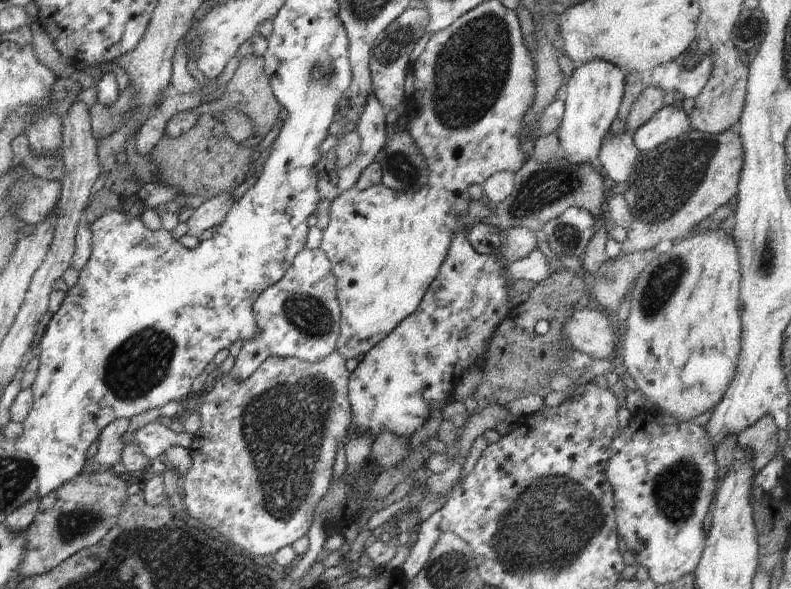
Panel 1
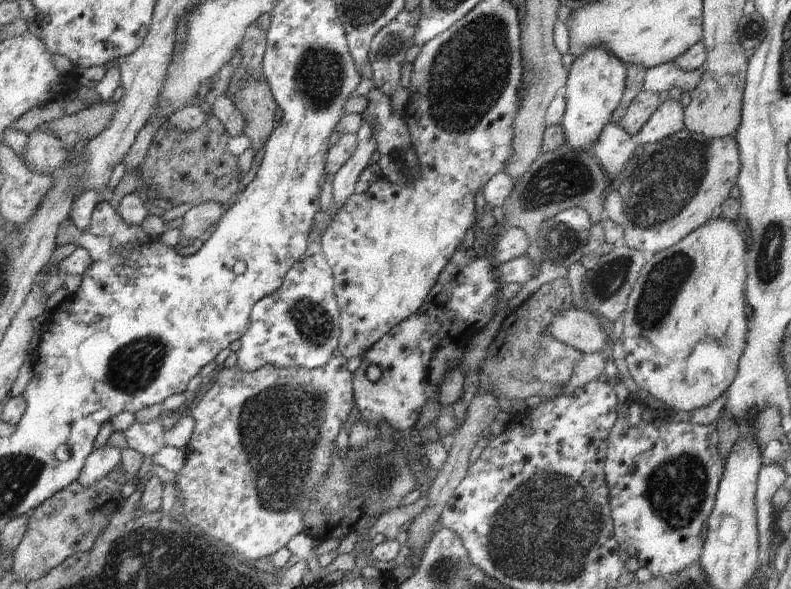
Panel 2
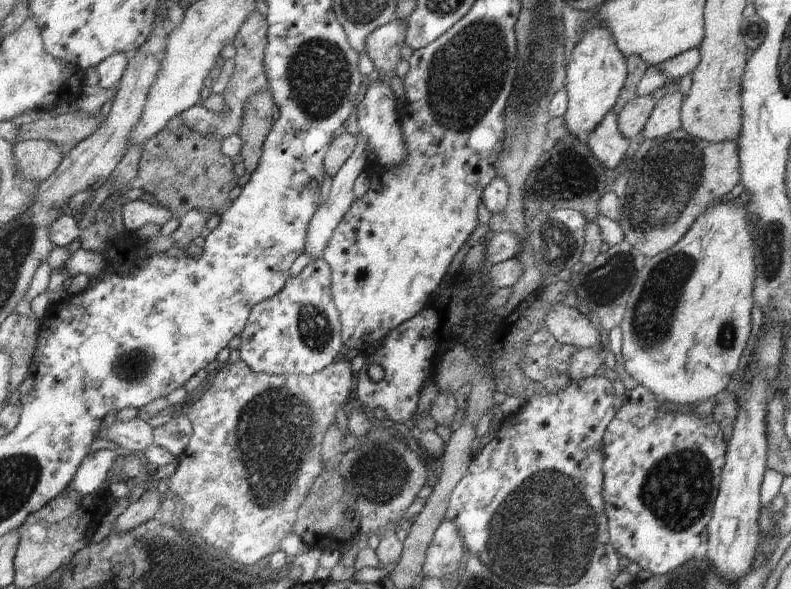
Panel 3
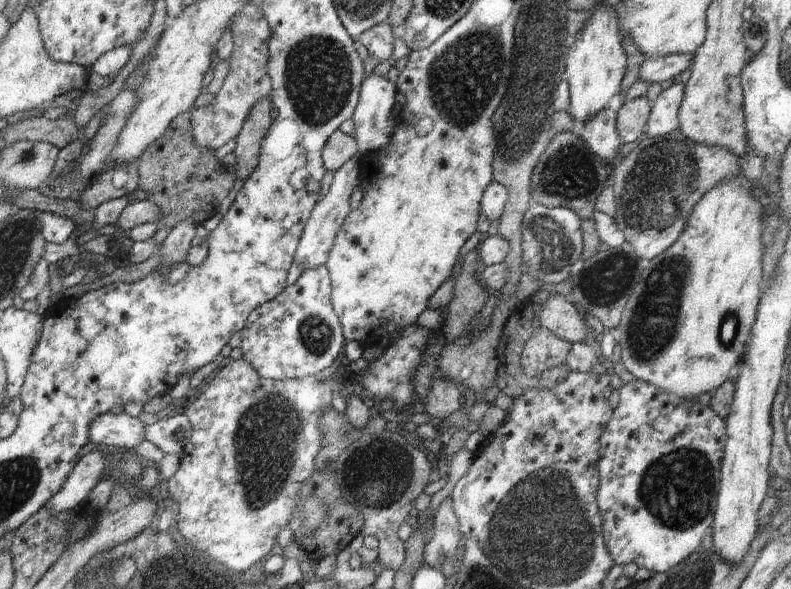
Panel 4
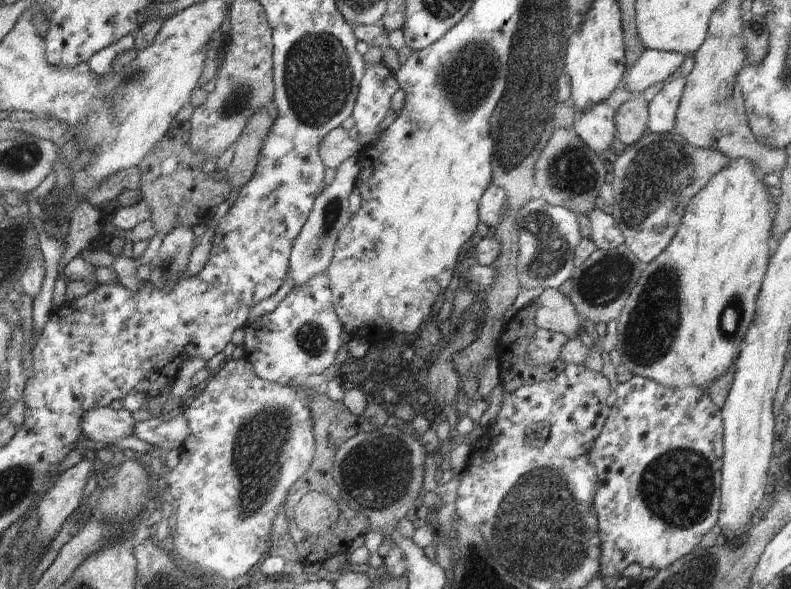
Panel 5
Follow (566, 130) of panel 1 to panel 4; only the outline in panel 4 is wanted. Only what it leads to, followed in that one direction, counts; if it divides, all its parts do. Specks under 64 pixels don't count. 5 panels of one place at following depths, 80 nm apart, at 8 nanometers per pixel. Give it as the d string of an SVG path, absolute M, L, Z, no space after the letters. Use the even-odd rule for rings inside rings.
M598 8L585 22L582 30L567 49L564 78L569 84L569 109L567 113L577 125L584 124L601 110L610 108L611 100L618 96L622 79L627 71L627 58L619 32L617 8Z

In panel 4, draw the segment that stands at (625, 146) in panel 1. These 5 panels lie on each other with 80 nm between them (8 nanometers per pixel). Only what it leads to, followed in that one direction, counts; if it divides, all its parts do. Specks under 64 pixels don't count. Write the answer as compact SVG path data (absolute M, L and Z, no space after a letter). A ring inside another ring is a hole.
M612 108L601 110L589 121L578 125L576 132L586 141L588 148L600 158L604 158L604 160L616 158L620 154L620 146L624 143L617 133L617 110Z

